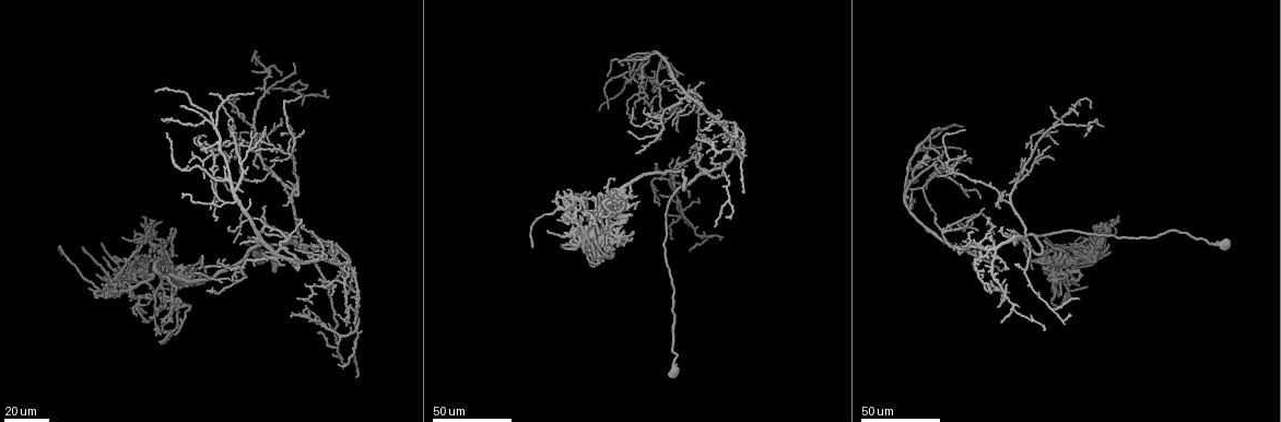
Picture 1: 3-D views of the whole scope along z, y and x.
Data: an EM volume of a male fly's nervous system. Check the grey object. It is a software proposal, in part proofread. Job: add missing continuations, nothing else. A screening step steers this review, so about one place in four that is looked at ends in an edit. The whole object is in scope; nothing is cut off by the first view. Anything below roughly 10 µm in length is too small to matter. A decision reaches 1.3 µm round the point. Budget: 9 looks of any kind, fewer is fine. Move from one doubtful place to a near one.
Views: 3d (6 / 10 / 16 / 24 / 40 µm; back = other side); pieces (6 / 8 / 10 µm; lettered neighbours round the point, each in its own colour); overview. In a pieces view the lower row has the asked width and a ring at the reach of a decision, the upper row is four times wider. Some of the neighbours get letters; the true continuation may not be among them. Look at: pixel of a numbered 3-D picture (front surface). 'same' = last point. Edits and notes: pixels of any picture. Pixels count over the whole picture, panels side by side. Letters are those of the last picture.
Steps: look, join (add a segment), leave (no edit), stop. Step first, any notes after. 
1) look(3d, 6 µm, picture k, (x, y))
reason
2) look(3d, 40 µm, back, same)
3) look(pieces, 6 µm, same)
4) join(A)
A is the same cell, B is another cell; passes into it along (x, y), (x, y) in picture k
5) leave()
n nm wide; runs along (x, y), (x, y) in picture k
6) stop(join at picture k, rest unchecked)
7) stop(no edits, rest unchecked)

look(3d, 40 µm, picture 1, (132, 301))
free end

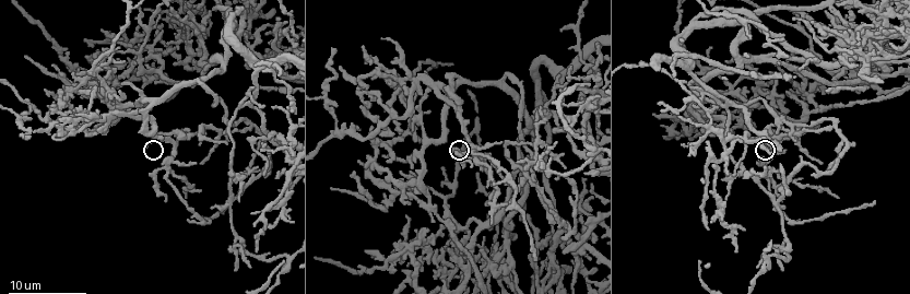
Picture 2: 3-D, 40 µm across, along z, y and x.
look(pieces, 10 µm, picture 2, (451, 151))
what lies round it

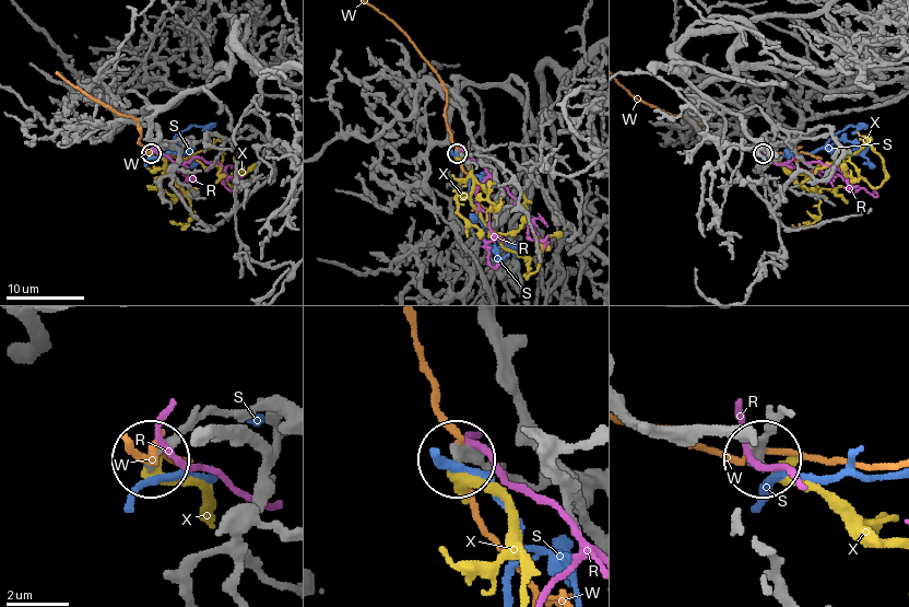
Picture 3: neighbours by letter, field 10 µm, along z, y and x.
leave()
R, S, W and X are other cells; none of them fits

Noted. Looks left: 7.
look(3d, 40 µm, picture 1, (1114, 227))
branch stops here

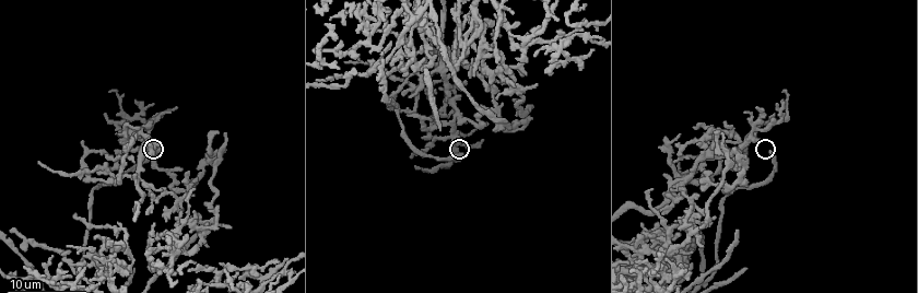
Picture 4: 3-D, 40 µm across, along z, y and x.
look(pieces, 6 µm, picture 4, (770, 153))

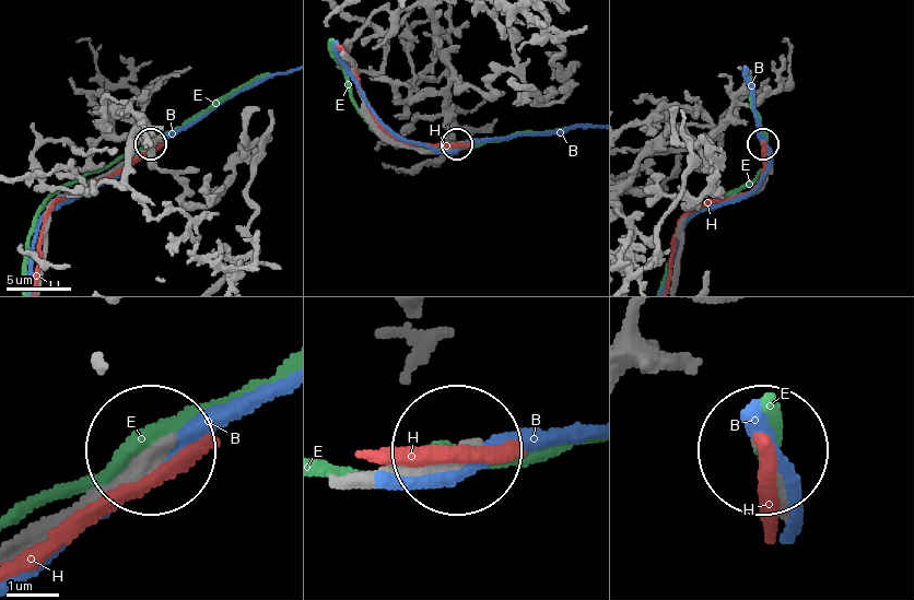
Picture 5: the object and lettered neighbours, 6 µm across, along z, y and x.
leave()
B, E and H are other cells; no lettered segment goes on from it

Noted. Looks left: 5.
look(3d, 6 µm, picture 4, (738, 230))
long arm stops here

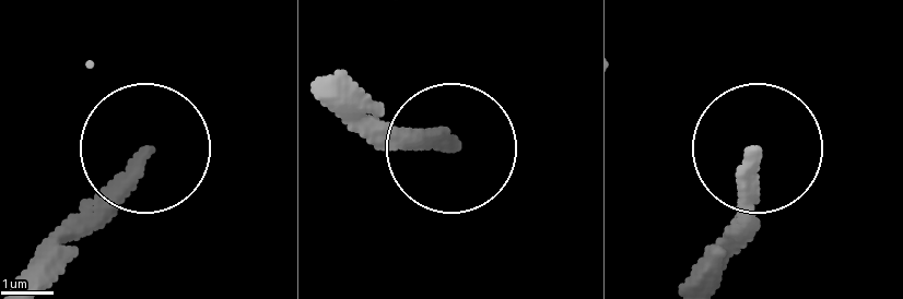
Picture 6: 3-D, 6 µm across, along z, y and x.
look(pieces, 8 µm, picture 6, (753, 156))
see the neighbours

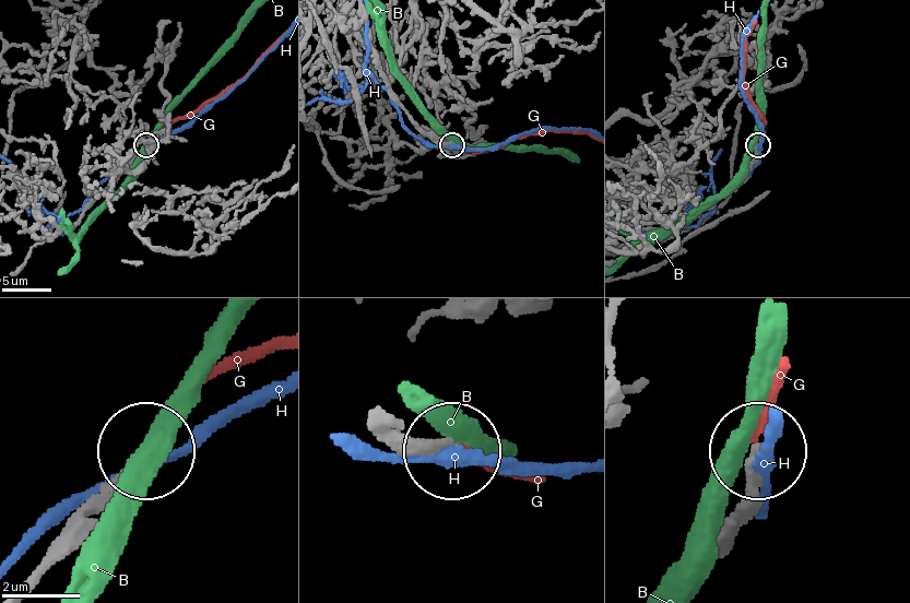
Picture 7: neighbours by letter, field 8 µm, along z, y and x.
leave()
B, G and H are other cells; runs along (366, 20), (375, 66), (394, 99), (422, 129), (450, 143) in picture 7; none of them fits

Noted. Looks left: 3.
look(pieces, 8 µm, picture 4, (702, 246))
an open end

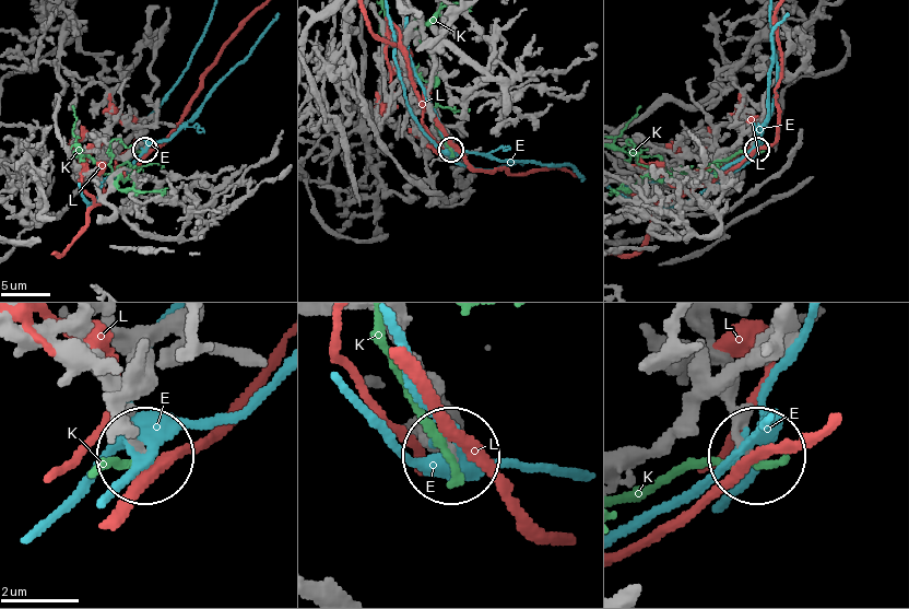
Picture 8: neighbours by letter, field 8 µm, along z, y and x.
leave()
210 nm wide; E, K and L are other cells; no lettered segment goes on from it

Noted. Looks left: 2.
stop(no edits, rest unchecked)

